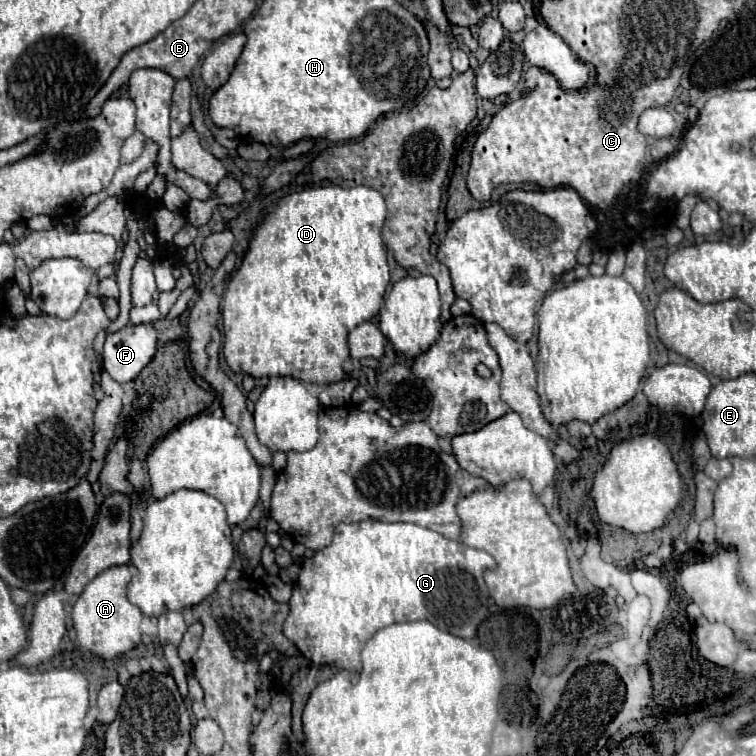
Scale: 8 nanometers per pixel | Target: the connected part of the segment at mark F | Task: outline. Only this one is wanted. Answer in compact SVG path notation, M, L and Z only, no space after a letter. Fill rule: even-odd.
M150 323L126 325L104 343L104 369L118 383L132 381L154 357L158 333Z

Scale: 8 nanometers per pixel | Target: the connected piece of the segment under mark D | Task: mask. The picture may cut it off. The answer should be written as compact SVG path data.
M322 185L322 187L306 187L298 193L286 195L284 199L276 201L264 215L264 219L254 225L254 237L250 241L250 247L242 259L240 269L233 273L222 297L222 325L224 325L224 359L228 367L234 373L246 373L252 375L254 379L264 379L264 377L274 377L274 375L290 375L296 379L302 379L304 383L314 383L314 385L328 385L328 383L338 383L344 379L344 361L350 357L348 351L348 333L364 321L370 321L382 307L384 293L388 287L391 276L390 268L386 263L386 251L384 243L380 237L380 229L386 219L386 201L384 197L374 191L372 187L360 185L352 189L344 189L338 185Z

